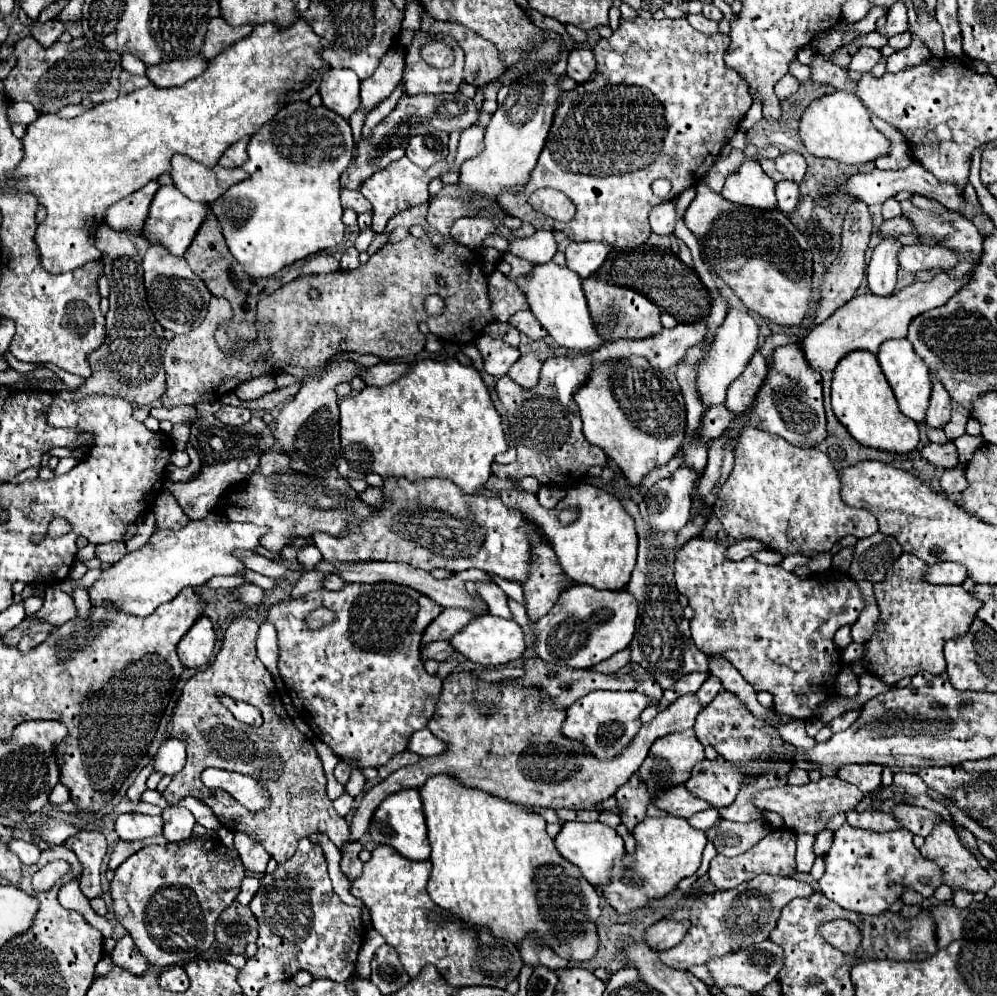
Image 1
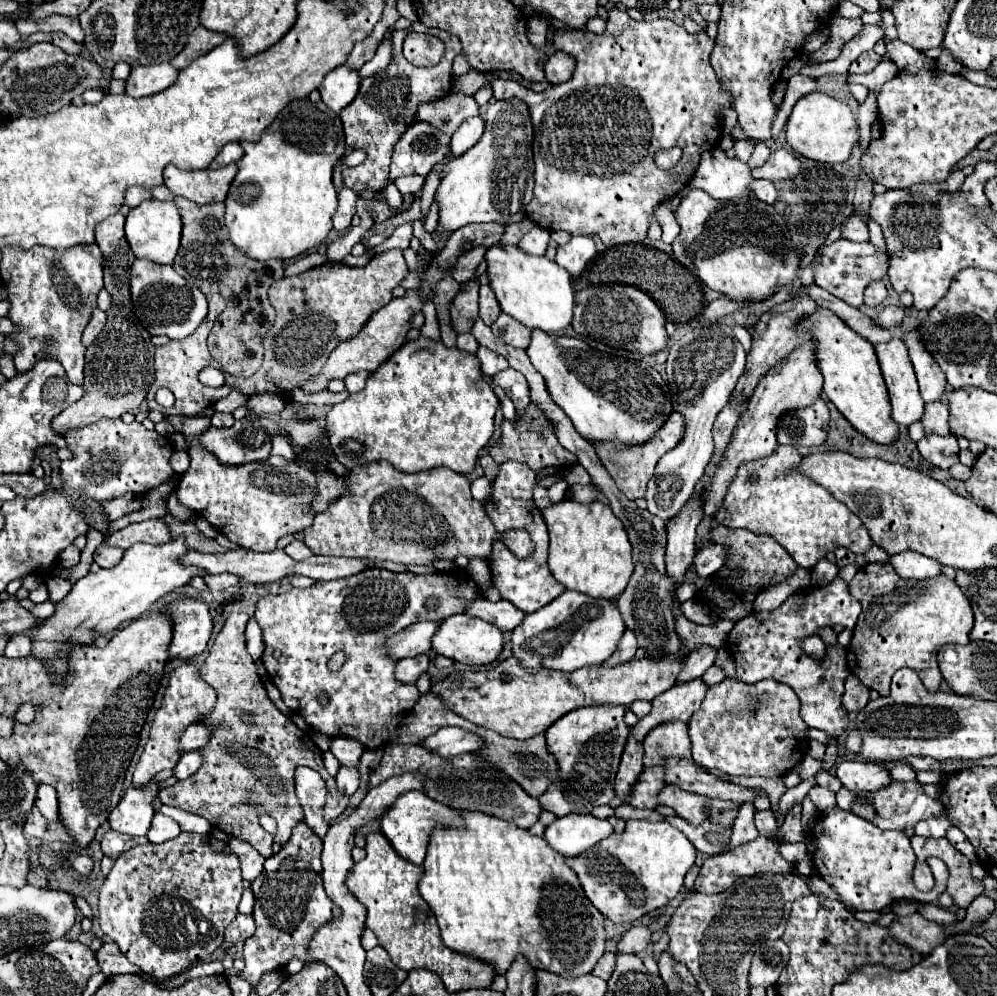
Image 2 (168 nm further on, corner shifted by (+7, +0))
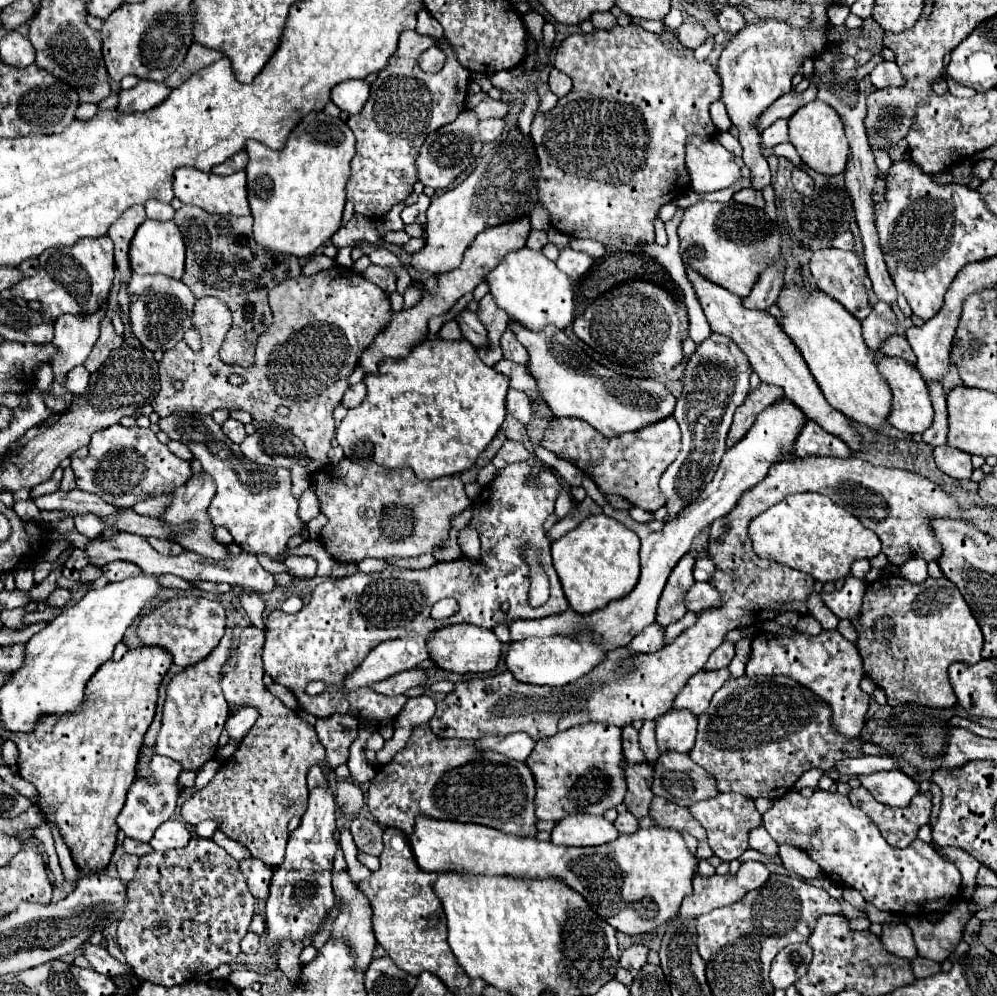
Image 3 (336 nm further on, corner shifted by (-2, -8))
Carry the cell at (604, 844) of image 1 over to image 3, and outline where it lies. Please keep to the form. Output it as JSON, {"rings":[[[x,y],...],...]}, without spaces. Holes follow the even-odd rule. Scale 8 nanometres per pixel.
{"rings":[[[573,813],[561,819],[553,831],[551,841],[555,845],[603,845],[609,841],[615,841],[619,837],[619,831],[613,823],[603,819],[601,815],[589,815],[589,813]]]}

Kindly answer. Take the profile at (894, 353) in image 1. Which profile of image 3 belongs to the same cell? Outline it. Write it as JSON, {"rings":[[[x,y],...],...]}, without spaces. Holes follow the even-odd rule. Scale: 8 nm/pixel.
{"rings":[[[883,357],[877,361],[877,365],[879,365],[879,373],[883,375],[883,379],[887,379],[887,385],[893,395],[887,421],[895,429],[905,431],[905,433],[923,433],[925,429],[929,429],[929,425],[933,421],[933,407],[929,401],[927,383],[921,379],[919,371],[913,369],[907,361],[903,361],[899,357]]]}

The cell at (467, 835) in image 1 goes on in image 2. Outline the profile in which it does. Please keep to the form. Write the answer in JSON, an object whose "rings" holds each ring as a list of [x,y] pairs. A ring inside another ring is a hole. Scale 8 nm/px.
{"rings":[[[454,809],[454,811],[460,815],[462,825],[460,827],[438,825],[432,831],[430,843],[428,843],[428,853],[424,859],[424,877],[420,879],[420,885],[418,885],[422,899],[430,905],[430,909],[434,911],[434,915],[438,919],[438,927],[440,927],[444,945],[454,951],[462,951],[464,955],[472,955],[472,957],[492,963],[498,973],[506,973],[506,969],[516,959],[516,955],[524,955],[534,969],[546,969],[546,971],[554,971],[554,973],[566,975],[566,977],[578,977],[578,975],[590,973],[594,969],[596,961],[604,955],[604,943],[606,943],[604,915],[586,899],[582,885],[578,881],[578,875],[566,865],[566,857],[556,853],[542,837],[532,835],[528,829],[516,827],[514,823],[508,823],[504,819],[498,819],[498,817],[492,817],[486,813],[476,813],[476,811],[464,811],[464,809]]]}

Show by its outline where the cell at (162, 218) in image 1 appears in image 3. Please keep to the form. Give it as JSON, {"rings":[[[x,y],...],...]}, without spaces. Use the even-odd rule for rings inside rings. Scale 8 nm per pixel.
{"rings":[[[147,219],[135,233],[129,249],[129,265],[133,273],[147,275],[147,273],[161,273],[171,279],[183,277],[183,265],[185,265],[185,243],[181,237],[181,231],[173,221],[153,221]]]}

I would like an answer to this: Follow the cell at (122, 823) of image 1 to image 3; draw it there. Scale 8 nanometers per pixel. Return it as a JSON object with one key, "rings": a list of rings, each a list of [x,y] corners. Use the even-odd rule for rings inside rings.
{"rings":[[[153,755],[153,761],[151,761],[153,783],[145,783],[145,781],[133,783],[131,789],[127,791],[125,807],[123,807],[123,811],[117,817],[117,825],[119,825],[121,831],[125,831],[127,837],[147,843],[147,841],[151,841],[155,829],[173,815],[175,801],[179,797],[175,781],[177,781],[181,771],[183,771],[181,763],[177,763],[177,761],[169,759],[169,757],[163,757],[163,755]]]}

